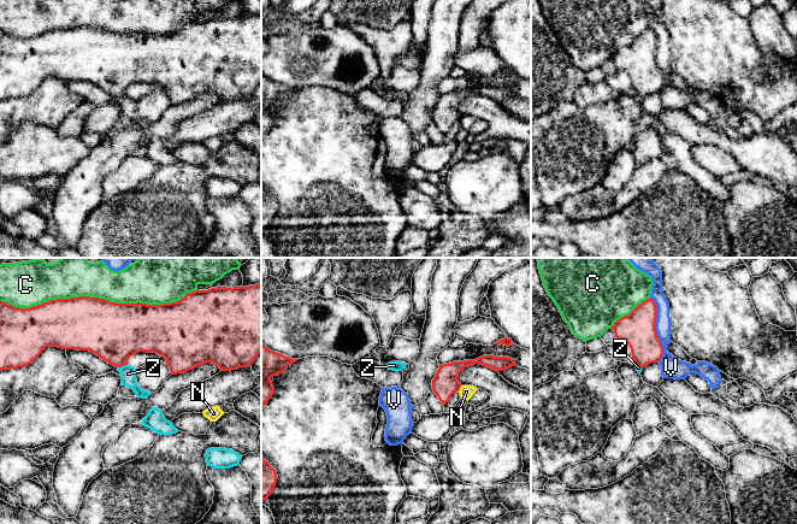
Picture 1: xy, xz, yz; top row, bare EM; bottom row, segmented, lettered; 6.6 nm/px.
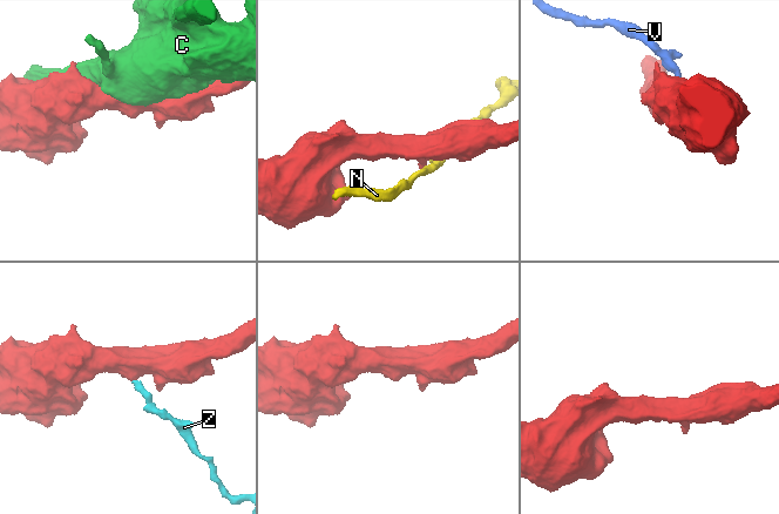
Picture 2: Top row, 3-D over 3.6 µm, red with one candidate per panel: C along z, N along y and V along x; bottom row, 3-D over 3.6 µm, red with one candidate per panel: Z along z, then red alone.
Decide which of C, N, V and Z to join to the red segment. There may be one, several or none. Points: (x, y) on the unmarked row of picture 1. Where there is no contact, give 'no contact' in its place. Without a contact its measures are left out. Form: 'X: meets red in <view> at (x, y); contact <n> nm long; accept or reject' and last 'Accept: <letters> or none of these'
C: meets red in xy at (98, 28); contact 1300 nm long; reject
N: meets red in xz at (460, 117); contact 50 nm long; reject
V: meets red in yz at (655, 59); contact 440 nm long; reject
Z: meets red in xy at (122, 95); contact 70 nm long; reject
Accept: none of these

